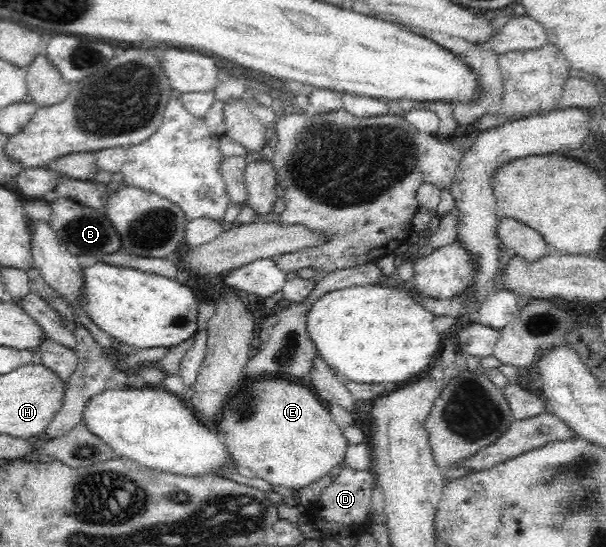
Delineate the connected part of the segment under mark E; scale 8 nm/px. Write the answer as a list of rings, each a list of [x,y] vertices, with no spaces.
[[[273,379],[265,383],[255,383],[249,387],[251,393],[251,415],[239,417],[237,411],[225,412],[225,419],[221,423],[233,423],[225,425],[222,435],[219,435],[225,444],[226,450],[234,457],[239,464],[249,468],[256,477],[261,477],[270,485],[281,485],[281,487],[297,488],[307,487],[313,481],[330,475],[342,466],[346,456],[348,441],[343,436],[343,431],[331,421],[327,409],[323,407],[320,400],[311,387],[302,386],[284,379]]]

